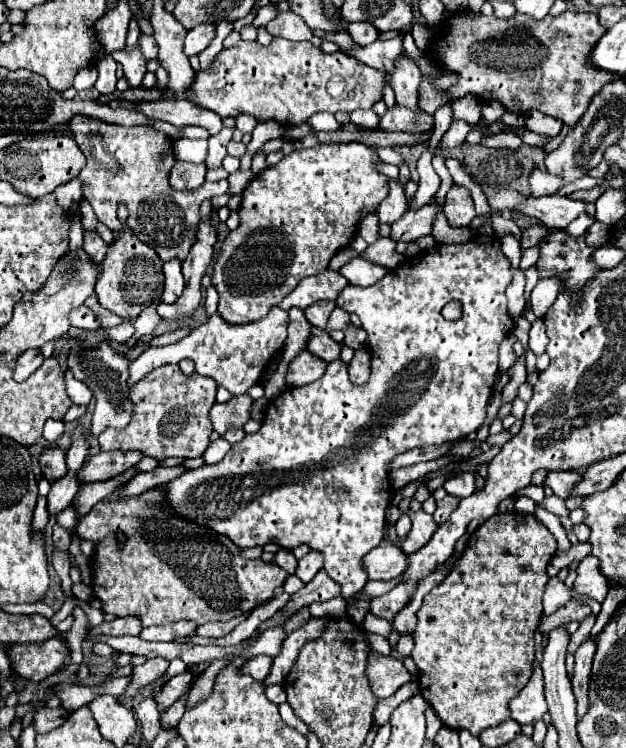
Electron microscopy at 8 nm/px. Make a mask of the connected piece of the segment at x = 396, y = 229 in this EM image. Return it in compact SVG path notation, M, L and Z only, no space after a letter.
M433 202L419 208L419 210L407 210L399 218L399 222L391 224L391 238L409 242L409 240L415 240L419 236L429 234L433 220L435 220L435 214L437 214L435 210L437 210L437 206Z

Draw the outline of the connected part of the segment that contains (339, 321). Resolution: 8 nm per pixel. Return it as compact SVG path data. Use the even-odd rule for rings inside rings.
M335 308L333 312L331 312L331 316L329 316L329 322L327 322L327 332L331 332L331 330L343 330L347 324L351 324L351 320L349 320L349 314L343 310L343 308Z

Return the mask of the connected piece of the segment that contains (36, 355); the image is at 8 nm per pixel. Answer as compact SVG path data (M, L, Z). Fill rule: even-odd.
M31 348L31 350L27 350L27 352L23 352L23 354L19 356L13 378L15 378L17 382L23 382L23 380L27 380L41 364L43 364L43 354L41 354L41 350L39 350L39 348Z

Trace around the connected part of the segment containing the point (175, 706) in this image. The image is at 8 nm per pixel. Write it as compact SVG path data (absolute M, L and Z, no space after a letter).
M189 691L184 694L177 702L173 703L166 711L160 715L160 722L163 728L176 727L186 710L186 701Z

